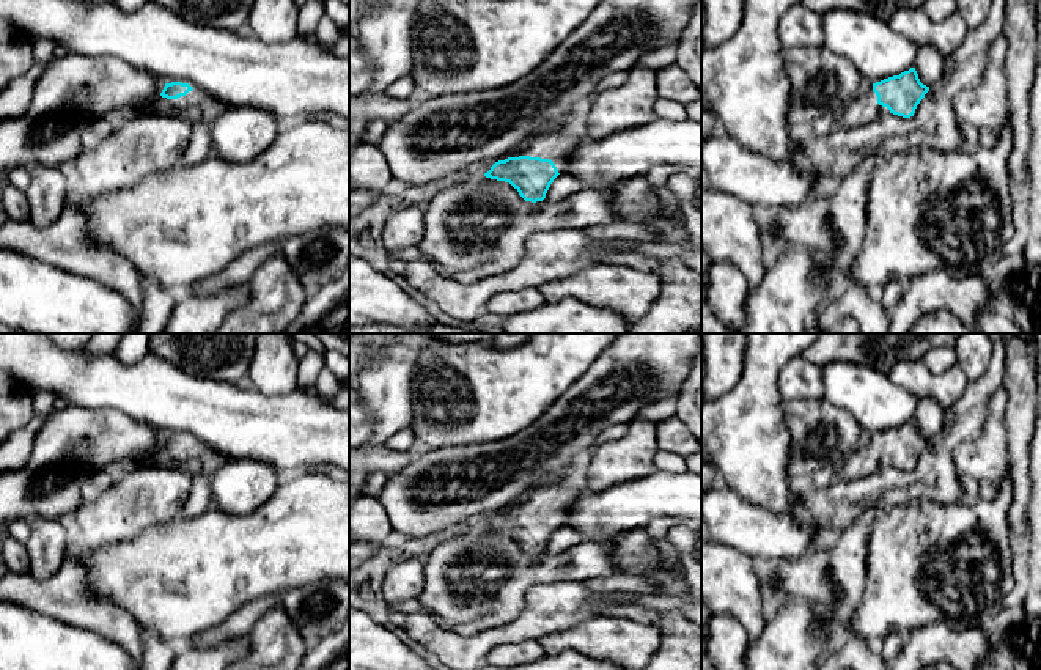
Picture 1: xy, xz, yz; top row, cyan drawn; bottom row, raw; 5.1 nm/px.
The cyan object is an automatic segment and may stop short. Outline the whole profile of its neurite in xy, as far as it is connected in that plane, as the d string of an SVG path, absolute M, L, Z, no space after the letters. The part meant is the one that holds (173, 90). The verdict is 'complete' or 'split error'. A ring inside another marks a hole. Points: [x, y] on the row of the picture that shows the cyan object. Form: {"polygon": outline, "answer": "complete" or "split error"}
{"polygon": "M182 82L165 83L160 96L153 104L154 112L175 115L192 124L200 121L211 124L226 109L226 104Z", "answer": "split error"}

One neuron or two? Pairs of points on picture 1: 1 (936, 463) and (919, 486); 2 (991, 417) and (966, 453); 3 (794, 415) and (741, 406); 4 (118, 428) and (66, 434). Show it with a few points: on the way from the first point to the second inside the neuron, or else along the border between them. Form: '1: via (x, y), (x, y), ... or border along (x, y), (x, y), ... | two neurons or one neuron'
1: via (934, 469), (925, 480) | one neuron
2: via (991, 427), (991, 433), (975, 449) | one neuron
3: border along (782, 400), (782, 417), (788, 431), (790, 450) | two neurons
4: via (106, 433), (79, 434) | one neuron

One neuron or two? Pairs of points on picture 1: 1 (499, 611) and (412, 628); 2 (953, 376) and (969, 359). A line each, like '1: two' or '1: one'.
1: two
2: two

